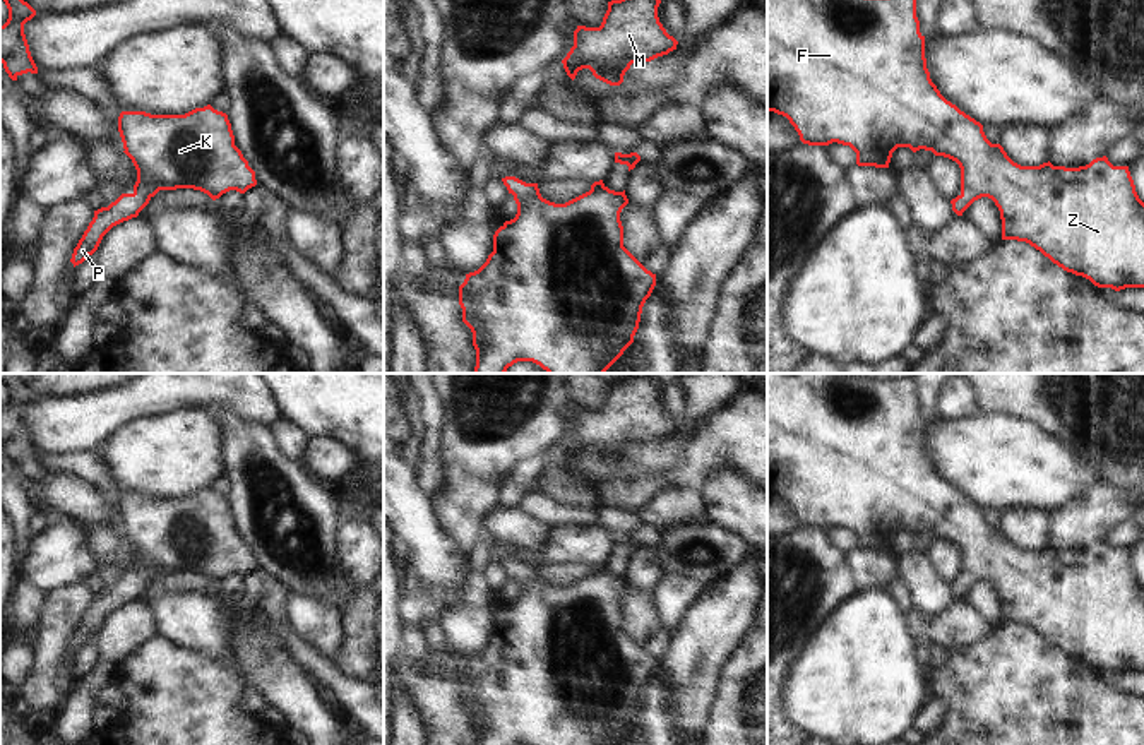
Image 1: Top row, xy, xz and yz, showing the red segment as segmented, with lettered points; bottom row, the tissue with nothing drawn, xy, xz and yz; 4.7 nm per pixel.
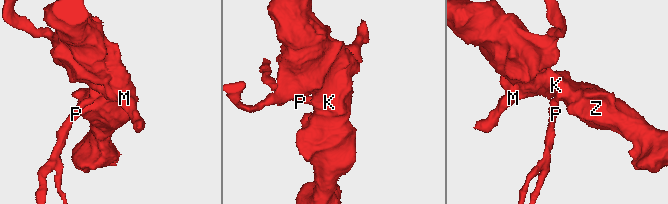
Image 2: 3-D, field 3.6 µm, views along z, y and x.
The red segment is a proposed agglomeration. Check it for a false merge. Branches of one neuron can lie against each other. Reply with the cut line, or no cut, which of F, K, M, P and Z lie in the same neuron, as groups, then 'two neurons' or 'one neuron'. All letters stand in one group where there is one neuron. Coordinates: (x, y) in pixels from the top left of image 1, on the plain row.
no cut | F K M P Z | one neuron

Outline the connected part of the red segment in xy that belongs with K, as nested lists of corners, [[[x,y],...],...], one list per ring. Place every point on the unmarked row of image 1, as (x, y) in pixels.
[[[211,488],[185,498],[122,495],[118,516],[137,565],[132,577],[94,594],[74,632],[74,651],[98,634],[113,610],[137,601],[159,574],[194,572],[216,584],[229,574],[245,577],[257,569],[255,555],[235,529],[228,498]]]

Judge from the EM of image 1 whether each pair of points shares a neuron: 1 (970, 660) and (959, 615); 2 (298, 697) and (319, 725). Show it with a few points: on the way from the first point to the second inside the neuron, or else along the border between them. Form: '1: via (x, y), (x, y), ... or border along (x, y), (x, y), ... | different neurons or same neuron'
1: border along (997, 627), (980, 641), (947, 651) | different neurons
2: via (298, 704), (312, 718) | same neuron

